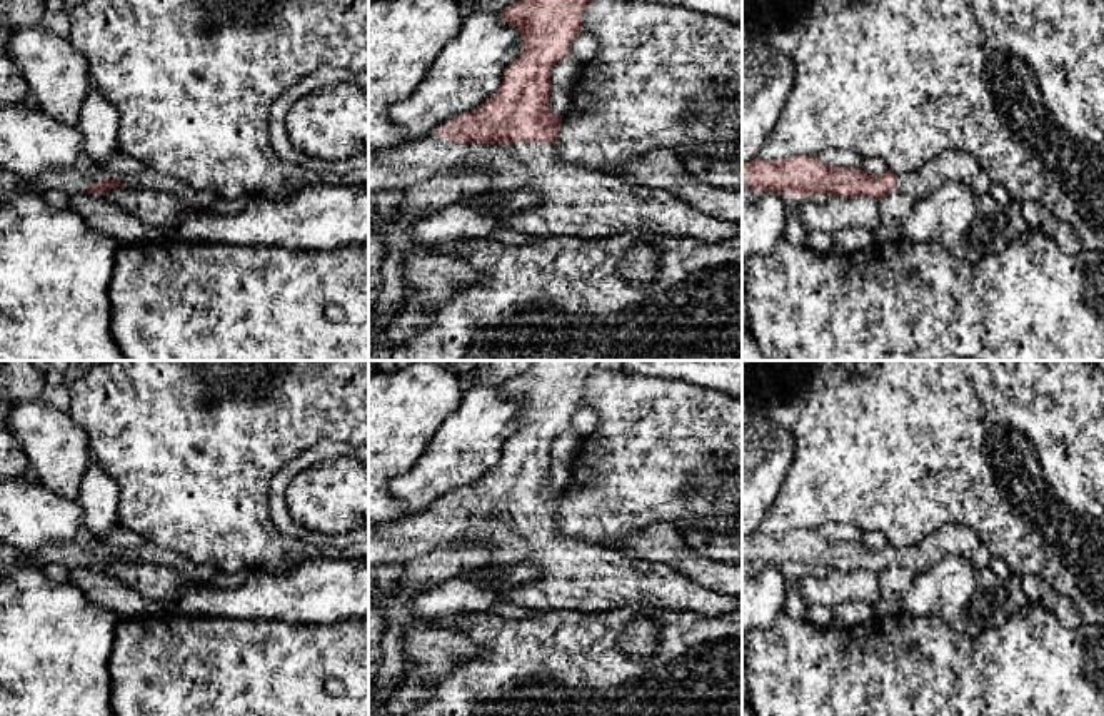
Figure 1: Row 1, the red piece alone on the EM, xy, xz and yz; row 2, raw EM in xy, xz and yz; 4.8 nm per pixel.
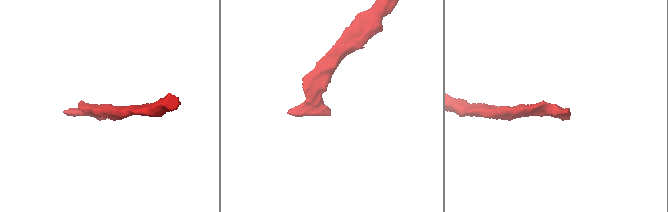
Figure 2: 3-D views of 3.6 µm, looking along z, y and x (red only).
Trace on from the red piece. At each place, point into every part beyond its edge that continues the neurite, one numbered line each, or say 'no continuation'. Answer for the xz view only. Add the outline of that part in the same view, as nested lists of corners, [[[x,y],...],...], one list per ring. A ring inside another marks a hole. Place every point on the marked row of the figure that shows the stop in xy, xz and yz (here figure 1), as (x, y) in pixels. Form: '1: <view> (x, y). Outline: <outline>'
1: xz (572, 201). Outline: [[[437,134],[422,140],[415,140],[415,142],[404,142],[399,147],[387,147],[384,150],[369,150],[369,194],[380,194],[380,192],[395,192],[395,190],[407,190],[414,185],[424,184],[429,179],[439,177],[439,175],[447,175],[447,174],[455,174],[460,169],[469,169],[469,170],[485,170],[489,175],[489,187],[484,192],[477,192],[477,194],[469,194],[464,199],[469,200],[477,200],[480,197],[489,197],[494,204],[499,202],[504,197],[509,197],[510,194],[514,194],[515,190],[520,189],[530,189],[534,192],[539,194],[539,200],[520,212],[514,212],[514,214],[504,214],[502,210],[497,210],[495,214],[502,215],[505,220],[505,225],[512,230],[517,230],[520,234],[529,234],[529,235],[569,235],[569,237],[579,237],[579,239],[587,239],[587,240],[600,240],[600,239],[609,239],[619,234],[629,234],[632,230],[635,232],[644,232],[647,235],[654,235],[654,237],[685,237],[685,239],[694,239],[700,244],[719,244],[722,240],[727,240],[730,237],[734,237],[739,232],[739,224],[734,220],[722,220],[717,219],[714,215],[704,214],[700,210],[697,210],[692,204],[679,199],[677,195],[664,190],[664,189],[657,189],[654,185],[645,185],[645,184],[630,184],[625,182],[622,177],[617,175],[607,175],[607,174],[599,174],[599,172],[592,172],[579,164],[574,162],[567,162],[565,159],[562,159],[557,152],[557,149],[552,144],[545,144],[545,142],[515,142],[515,144],[490,144],[490,145],[480,145],[480,144],[455,144],[449,139],[442,139]]]

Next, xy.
1: xy (79, 179). Outline: [[[83,164],[65,172],[48,172],[48,174],[33,177],[27,182],[32,189],[42,194],[47,192],[48,189],[58,189],[72,195],[72,194],[85,194],[92,185],[98,182],[107,182],[108,179],[115,179],[117,182],[123,182],[127,185],[135,184],[138,180],[140,185],[143,187],[167,190],[177,195],[180,200],[192,202],[200,207],[205,207],[217,199],[210,192],[188,189],[185,184],[178,182],[175,177],[158,174],[152,169],[147,169],[138,177],[123,175],[123,174],[108,175],[107,170],[100,170],[100,169],[88,167]]]

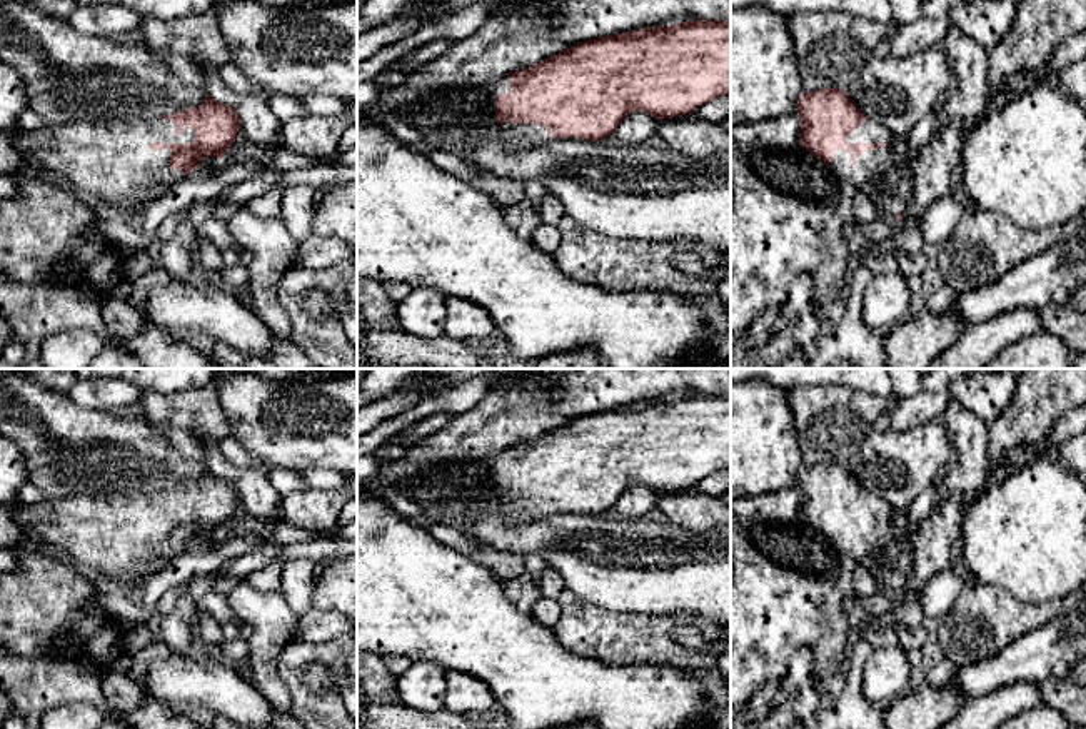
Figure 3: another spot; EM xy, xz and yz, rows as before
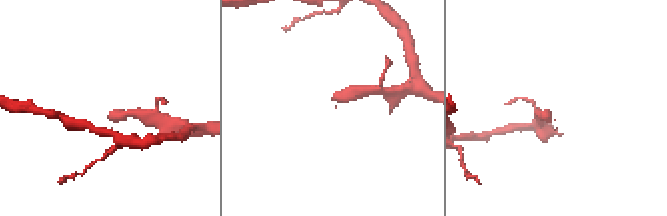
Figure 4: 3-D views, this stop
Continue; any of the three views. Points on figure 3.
1: xy (110, 160). Outline: [[[147,118],[142,122],[73,122],[60,125],[43,125],[38,130],[22,130],[15,128],[13,142],[27,153],[28,162],[38,172],[68,185],[70,189],[78,189],[88,192],[90,195],[130,214],[130,222],[133,222],[133,214],[140,204],[147,204],[167,192],[170,185],[184,178],[182,170],[170,168],[168,148],[158,148],[150,152],[150,143],[192,143],[195,133],[190,127],[184,125],[182,133],[177,135],[172,120],[163,118]]]

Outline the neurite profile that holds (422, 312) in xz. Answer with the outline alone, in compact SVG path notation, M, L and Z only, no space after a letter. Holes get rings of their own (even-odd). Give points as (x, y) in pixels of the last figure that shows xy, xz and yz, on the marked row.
M429 287L412 289L397 302L397 319L407 334L435 340L444 335L447 322L447 295Z

